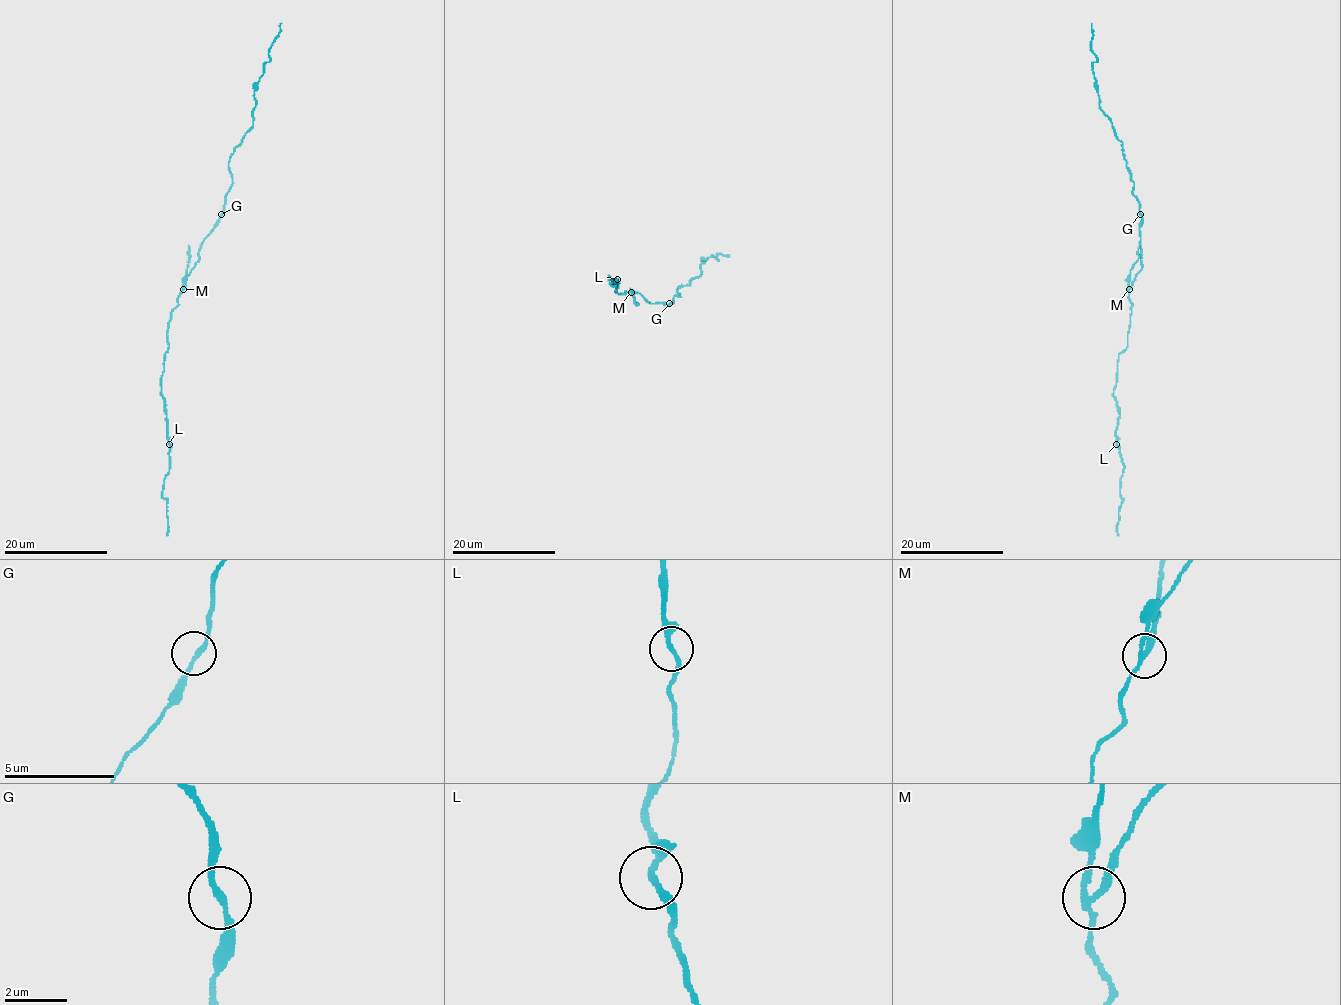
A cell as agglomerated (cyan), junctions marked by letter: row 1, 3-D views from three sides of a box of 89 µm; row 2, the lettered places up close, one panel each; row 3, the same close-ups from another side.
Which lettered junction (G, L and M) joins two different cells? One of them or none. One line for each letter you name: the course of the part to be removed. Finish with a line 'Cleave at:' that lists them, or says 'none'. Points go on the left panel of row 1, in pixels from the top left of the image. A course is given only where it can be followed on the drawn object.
M: foreign part runs (183, 289), (188, 245)
Cleave at: M

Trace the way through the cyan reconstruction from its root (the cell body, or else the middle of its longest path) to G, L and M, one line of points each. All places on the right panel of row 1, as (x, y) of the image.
G: (1133, 268), (1139, 257), (1140, 214)
L: (1133, 268), (1127, 347), (1118, 355), (1113, 391), (1120, 415), (1116, 444)
M: (1133, 268), (1129, 289)

